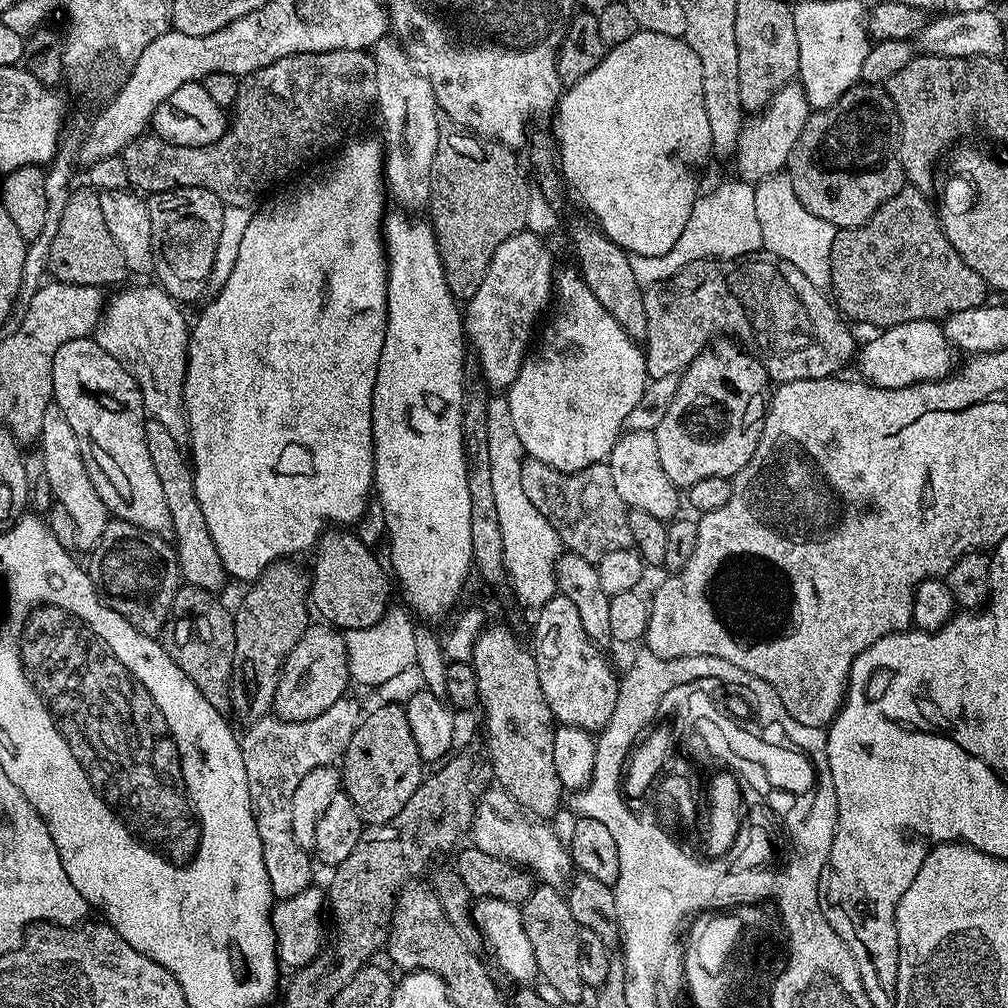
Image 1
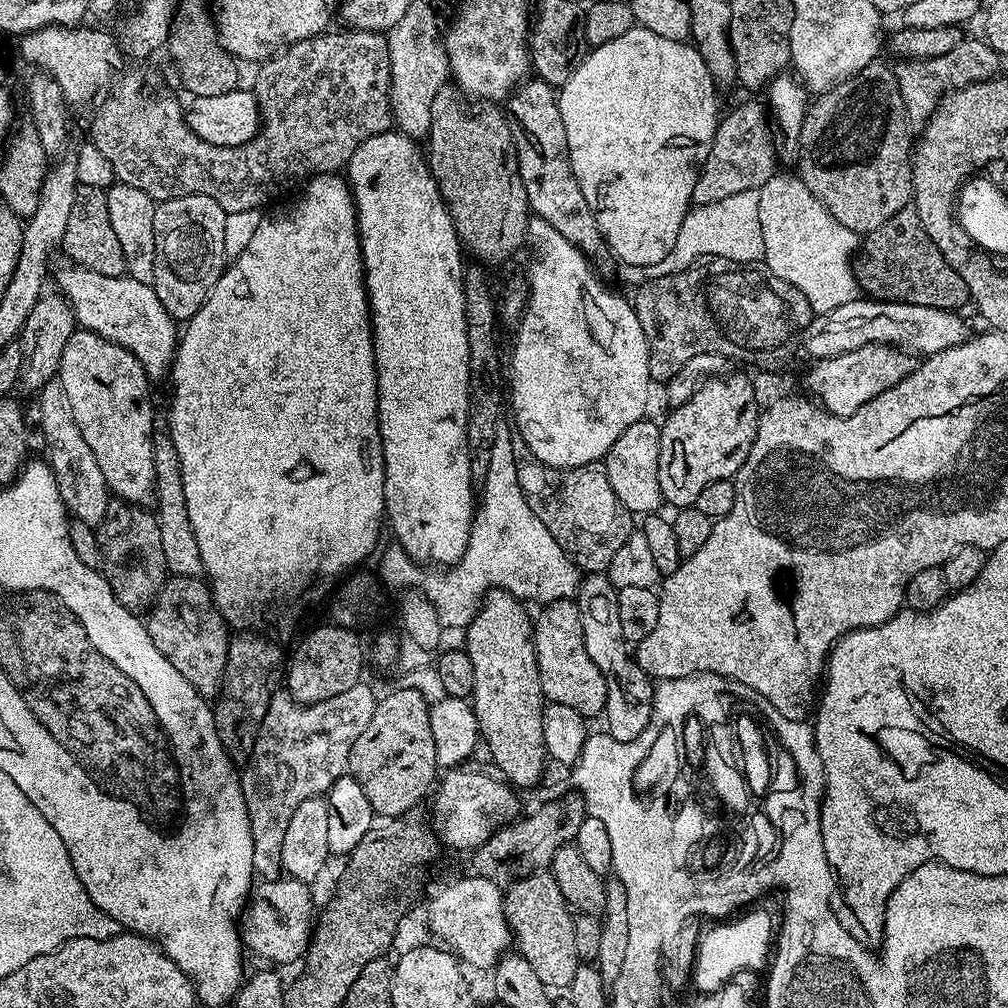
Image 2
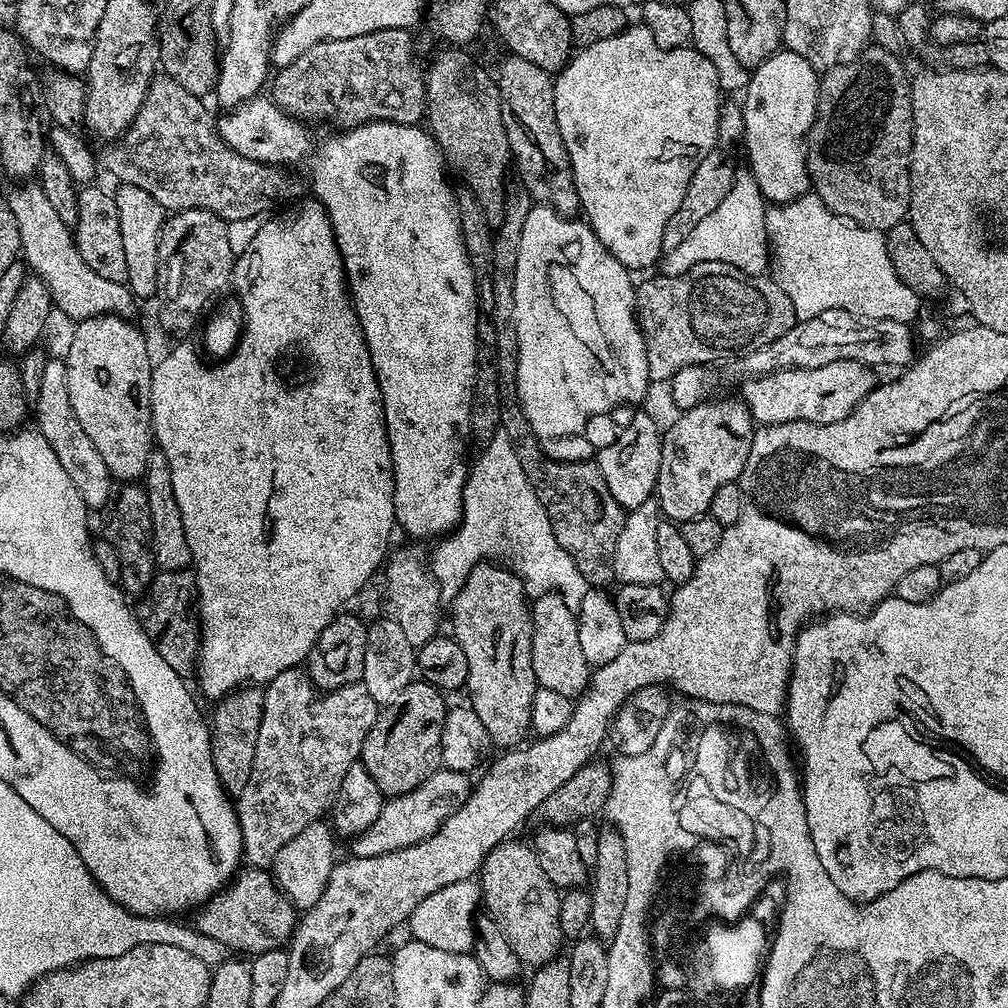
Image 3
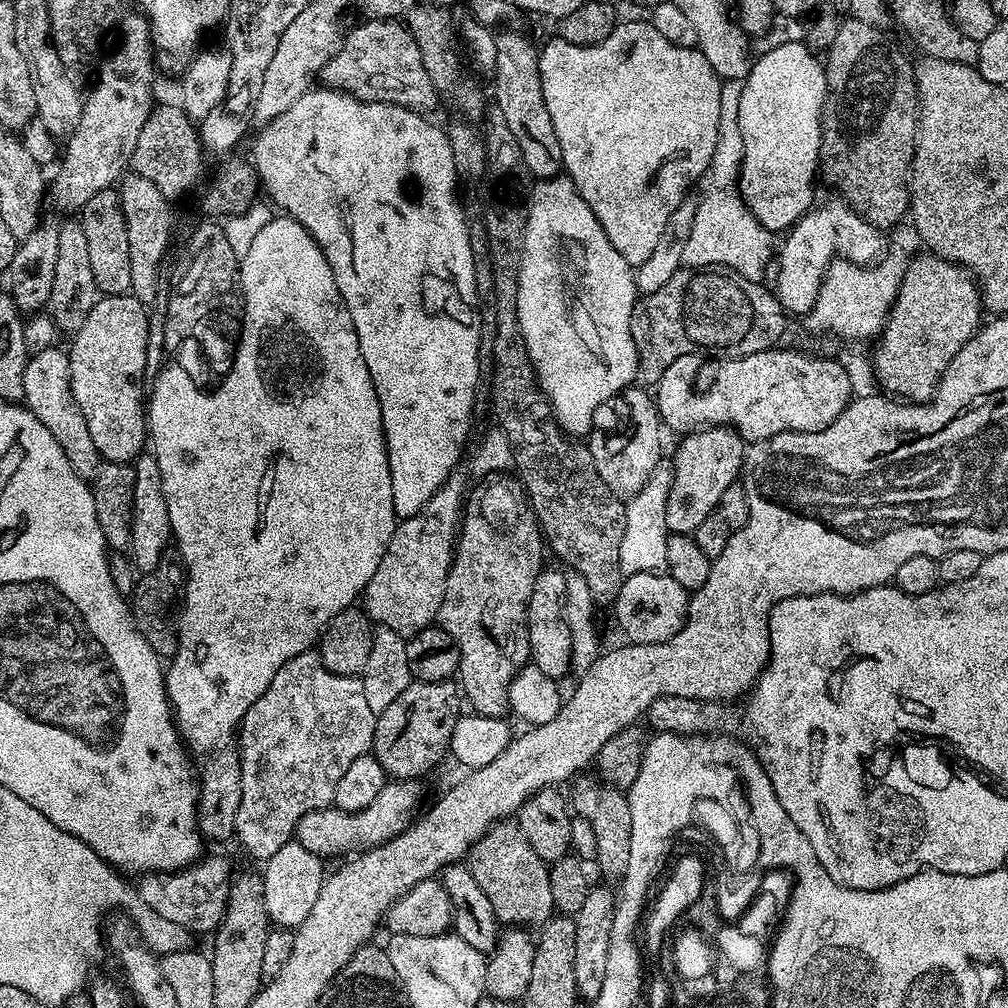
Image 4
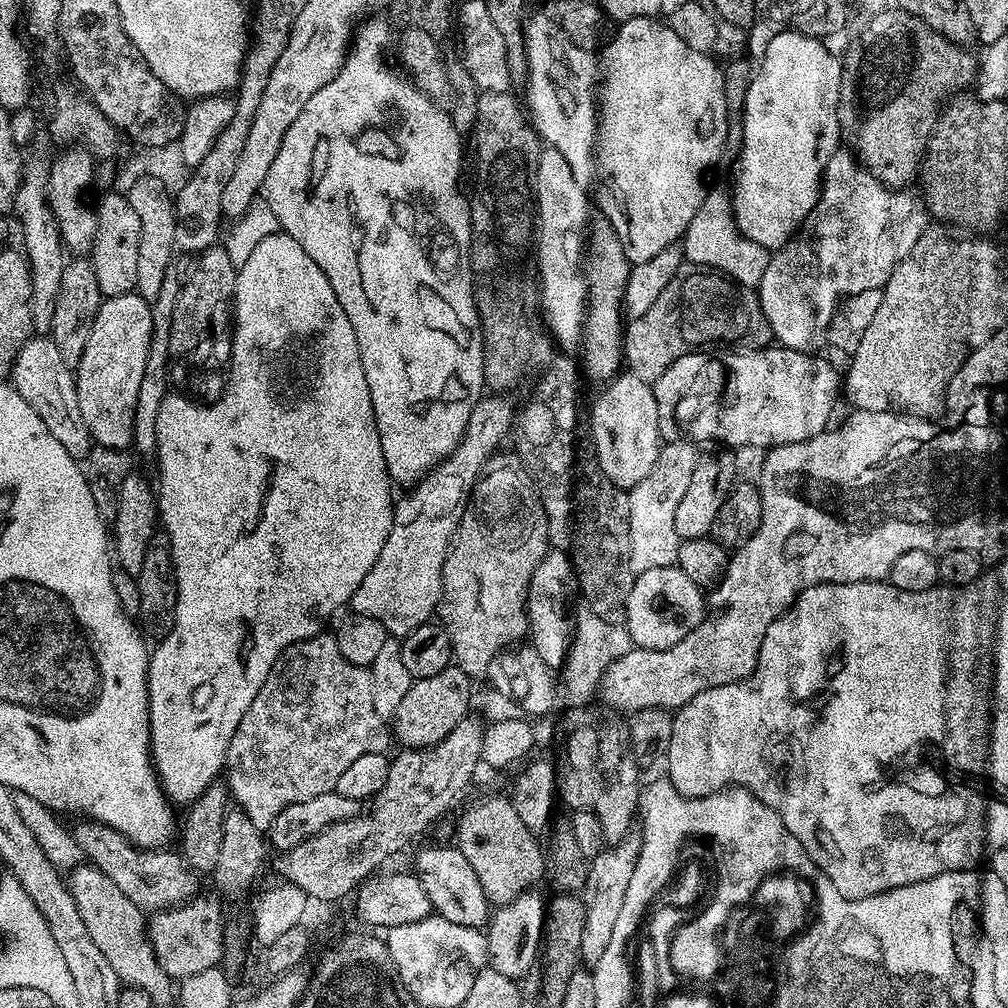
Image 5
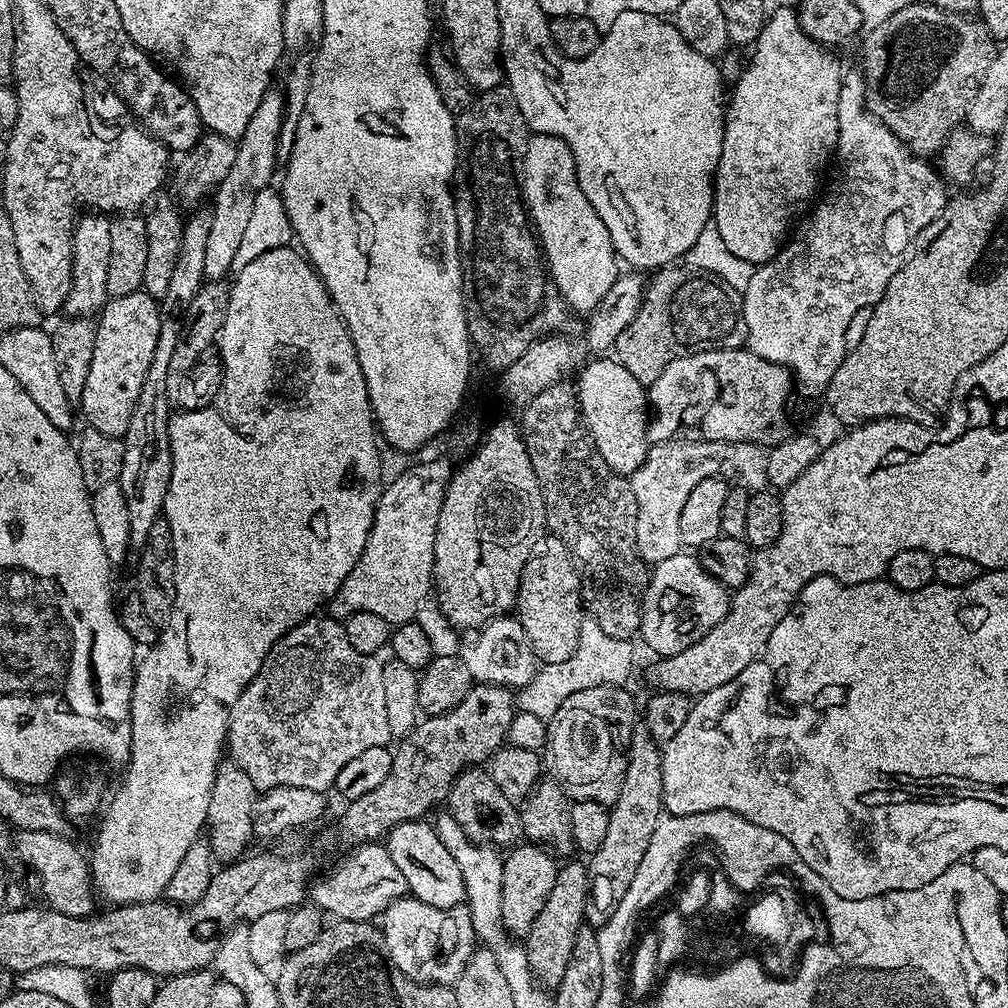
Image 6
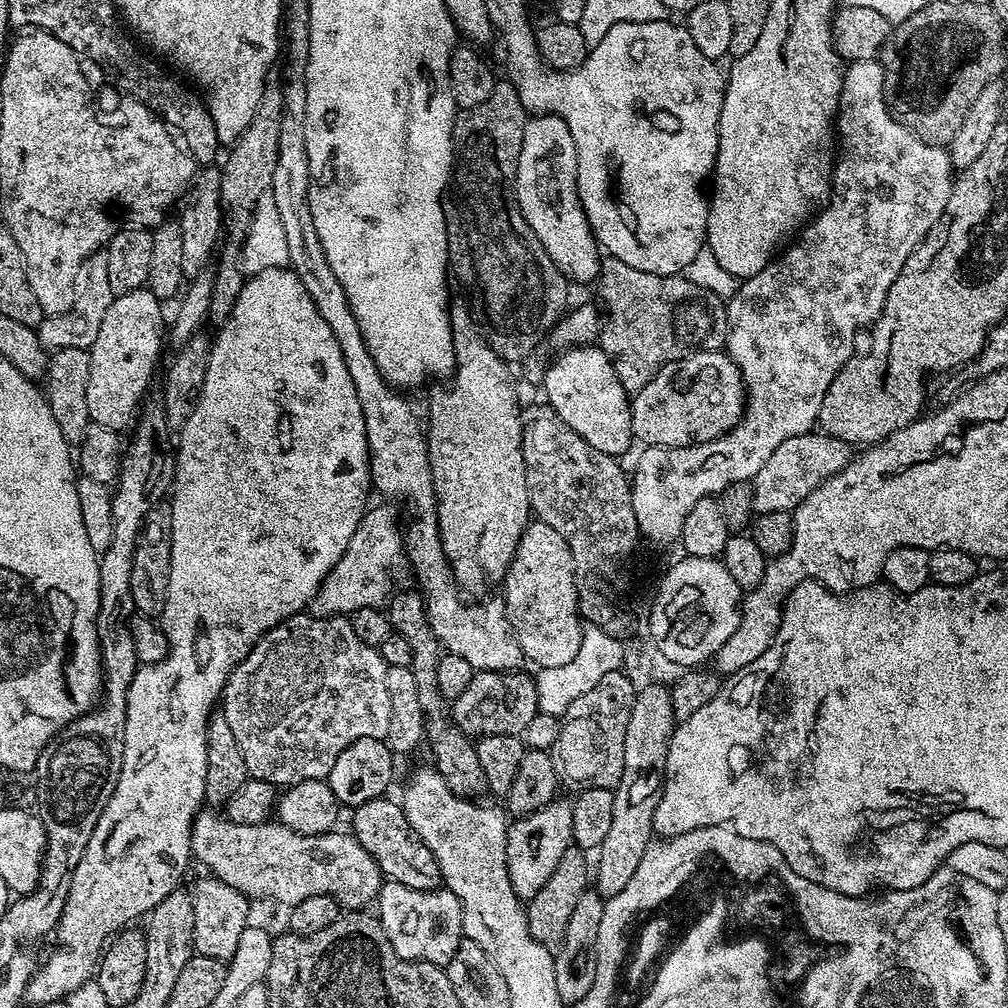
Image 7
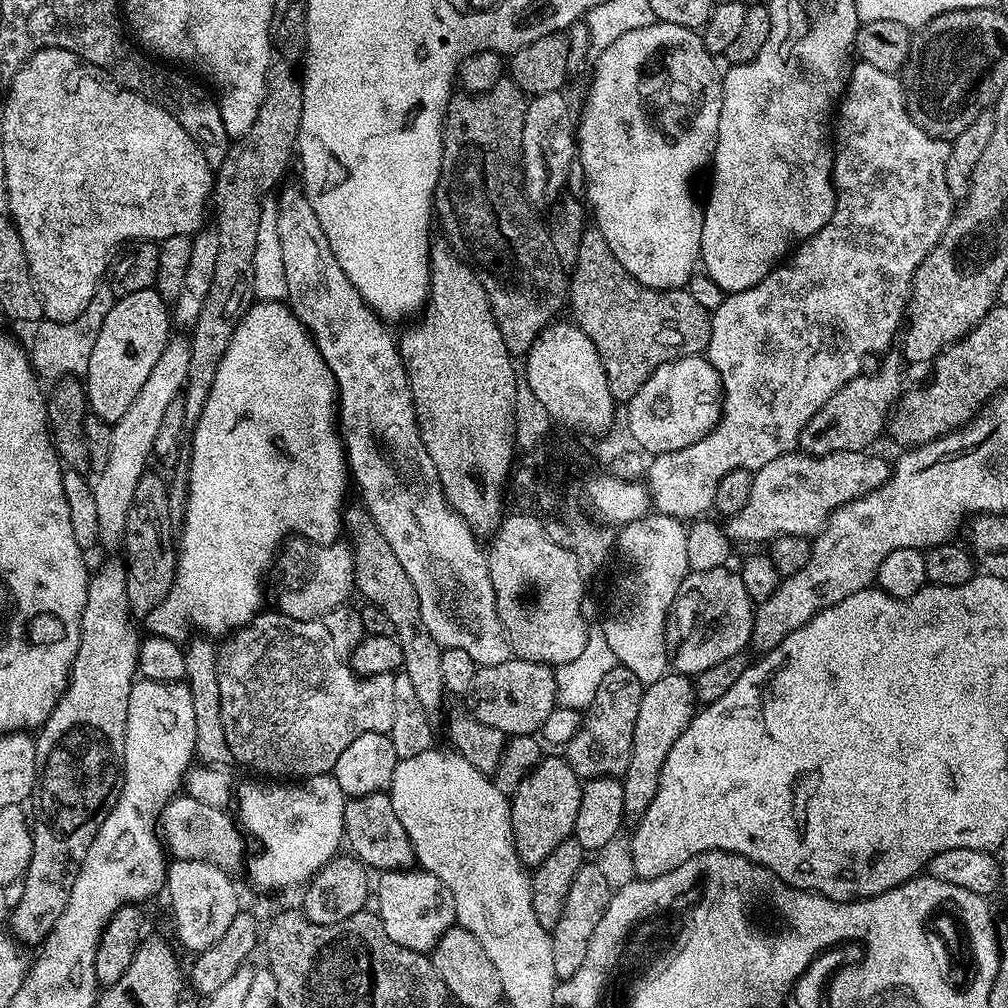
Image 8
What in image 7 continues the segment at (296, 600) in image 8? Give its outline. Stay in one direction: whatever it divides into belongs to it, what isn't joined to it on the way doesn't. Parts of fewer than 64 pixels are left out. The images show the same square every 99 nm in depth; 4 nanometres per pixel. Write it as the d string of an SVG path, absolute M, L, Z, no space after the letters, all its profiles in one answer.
M380 502L384 504L380 504L375 508L375 506L369 507L364 514L364 520L362 522L358 522L358 530L354 530L354 538L350 538L350 546L346 546L346 554L342 554L342 558L338 558L338 562L334 567L330 570L330 574L326 574L326 578L322 582L322 586L319 590L314 594L314 598L308 603L307 611L311 613L313 616L346 616L351 617L352 612L354 610L362 610L363 608L375 608L377 606L383 605L385 601L389 599L393 595L394 589L397 587L396 579L399 578L403 572L406 572L406 569L409 567L408 563L408 553L406 551L406 540L402 535L402 520L400 524L400 520L396 517L396 512L391 503L388 502Z

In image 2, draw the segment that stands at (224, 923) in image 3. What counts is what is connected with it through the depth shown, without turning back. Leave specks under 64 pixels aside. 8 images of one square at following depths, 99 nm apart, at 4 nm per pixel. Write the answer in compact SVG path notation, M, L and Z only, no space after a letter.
M281 878L279 880L261 879L253 887L252 895L246 905L246 911L239 923L242 943L249 953L269 960L269 965L292 964L303 957L308 950L308 942L314 931L314 912L312 916L312 892L303 880Z

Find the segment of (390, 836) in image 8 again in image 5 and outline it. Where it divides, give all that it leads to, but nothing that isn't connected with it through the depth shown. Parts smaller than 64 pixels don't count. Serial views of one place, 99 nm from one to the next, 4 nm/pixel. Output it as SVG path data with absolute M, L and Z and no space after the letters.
M428 844L425 848L418 849L414 875L418 882L422 882L422 890L426 890L435 915L446 918L446 922L458 922L458 926L483 929L488 922L490 905L482 884L470 862L466 862L462 850L448 844Z

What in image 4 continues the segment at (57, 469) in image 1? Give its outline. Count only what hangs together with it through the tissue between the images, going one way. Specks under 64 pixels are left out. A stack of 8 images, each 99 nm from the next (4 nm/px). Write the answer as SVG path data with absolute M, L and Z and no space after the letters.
M53 346L29 355L22 386L23 403L27 411L33 412L38 422L42 422L42 426L54 434L58 446L62 446L62 454L70 458L70 466L74 466L74 470L82 477L95 476L102 457L98 454L98 446L94 446L94 438L90 438L90 429L86 426L86 418L82 418L82 410L78 410L78 402L74 402L67 351L63 347Z

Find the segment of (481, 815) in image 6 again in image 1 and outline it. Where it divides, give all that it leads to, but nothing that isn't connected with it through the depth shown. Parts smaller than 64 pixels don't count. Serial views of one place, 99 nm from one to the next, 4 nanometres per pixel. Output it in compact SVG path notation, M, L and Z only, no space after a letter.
M541 883L533 887L520 913L530 938L530 947L534 950L534 962L538 962L539 979L553 985L562 994L565 1005L578 1003L586 995L582 974L578 974L581 927L574 922L574 914L570 914L565 893L559 888Z

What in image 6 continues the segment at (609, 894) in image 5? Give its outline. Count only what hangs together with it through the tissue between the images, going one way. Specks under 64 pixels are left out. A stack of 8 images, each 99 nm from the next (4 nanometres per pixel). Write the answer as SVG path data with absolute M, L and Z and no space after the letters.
M637 726L632 730L632 738L628 741L628 765L626 774L622 778L622 794L618 794L618 802L610 806L610 830L606 834L602 846L591 853L588 870L588 900L584 907L585 923L589 927L600 927L613 917L614 911L630 890L630 882L634 882L634 874L638 874L638 862L650 850L650 838L654 838L654 830L658 826L664 812L664 791L662 790L662 758L664 757L661 745L648 733L647 727Z

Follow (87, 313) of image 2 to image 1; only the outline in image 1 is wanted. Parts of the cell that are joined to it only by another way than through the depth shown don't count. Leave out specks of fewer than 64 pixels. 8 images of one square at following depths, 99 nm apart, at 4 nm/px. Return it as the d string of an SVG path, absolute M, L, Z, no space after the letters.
M159 286L153 288L119 289L116 297L109 299L104 305L104 315L100 318L100 325L96 328L94 338L110 358L118 358L124 369L138 382L138 390L142 394L145 413L151 419L162 422L166 430L174 437L174 442L182 446L188 444L188 415L184 412L184 383L186 382L186 366L188 365L188 333L189 321L184 321L180 313L181 305L172 297L164 293Z

